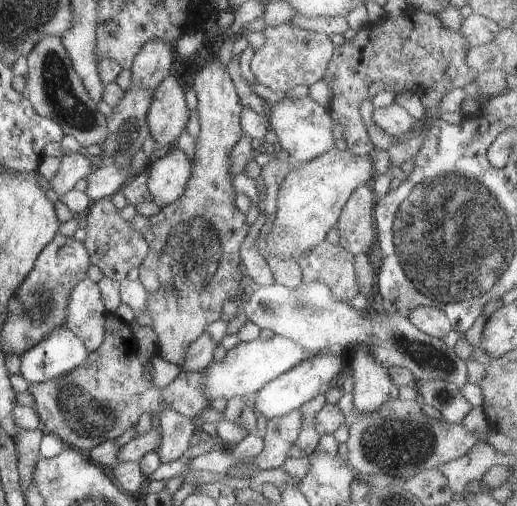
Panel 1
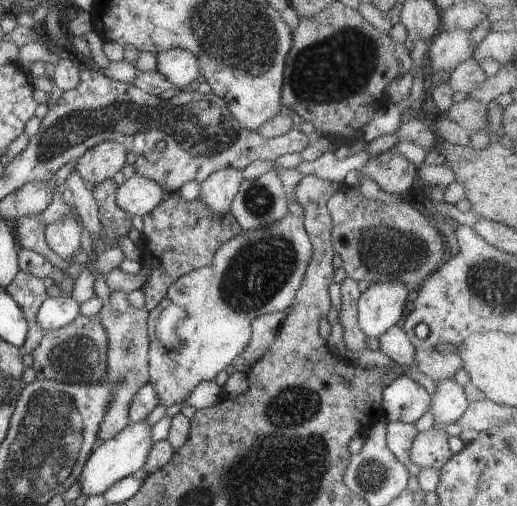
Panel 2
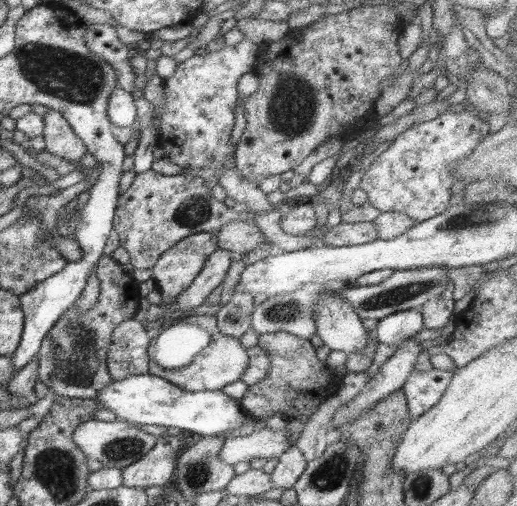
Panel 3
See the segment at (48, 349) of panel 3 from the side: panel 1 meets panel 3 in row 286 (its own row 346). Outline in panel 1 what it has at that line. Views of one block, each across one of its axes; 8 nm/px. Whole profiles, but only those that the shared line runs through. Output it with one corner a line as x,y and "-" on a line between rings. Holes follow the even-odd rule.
110,315
106,318
104,327
106,328
105,337
100,348
88,353
84,366
76,367
58,378
29,385
28,390
34,396
33,409
41,422
39,428
45,435
53,434
60,438
65,446
74,447
86,453
101,442
118,440
120,435
136,427
144,412
160,417
161,411
166,406
178,411
182,416
193,419
205,408
212,408
212,401
205,396
205,391
201,387
205,383
204,371
187,373
181,370
168,386
156,387
152,379
144,374
142,361
137,355
137,342
132,338
129,324

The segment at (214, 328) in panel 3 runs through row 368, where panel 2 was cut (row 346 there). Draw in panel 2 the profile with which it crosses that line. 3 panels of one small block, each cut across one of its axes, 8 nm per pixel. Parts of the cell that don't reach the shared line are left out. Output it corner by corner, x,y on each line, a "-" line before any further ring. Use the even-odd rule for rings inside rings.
289,212
268,228
243,231
240,236
218,248
211,266
206,266
191,274
182,276
168,288
166,298
174,306
186,310
186,318
178,322
183,331
182,344
176,348
166,348
155,334
150,334
149,342
149,382
158,394
158,405
168,409
188,398
188,394
203,381
214,381
216,376
232,365
242,350
250,344
252,322
261,315
287,310
292,304
312,256
312,242
306,232
302,218

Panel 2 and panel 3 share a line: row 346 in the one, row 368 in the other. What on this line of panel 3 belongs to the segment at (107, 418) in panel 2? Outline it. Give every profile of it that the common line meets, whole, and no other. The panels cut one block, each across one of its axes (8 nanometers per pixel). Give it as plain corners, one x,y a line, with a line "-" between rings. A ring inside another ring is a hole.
134,319
121,322
111,335
107,349
107,368
114,381
132,374
149,374
153,334

